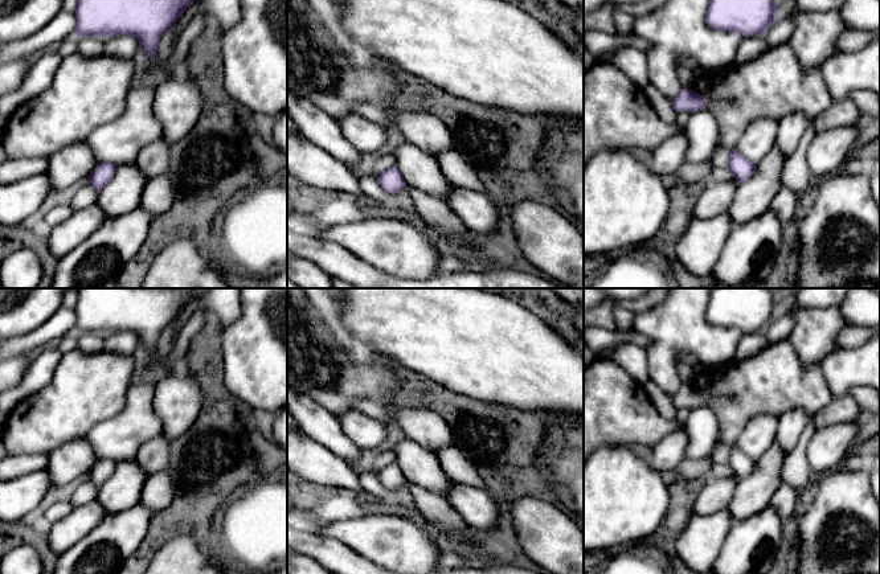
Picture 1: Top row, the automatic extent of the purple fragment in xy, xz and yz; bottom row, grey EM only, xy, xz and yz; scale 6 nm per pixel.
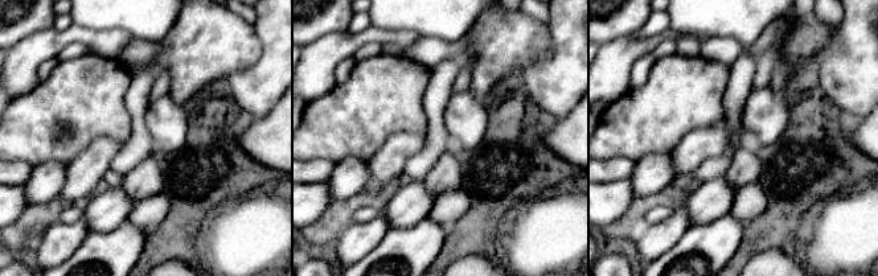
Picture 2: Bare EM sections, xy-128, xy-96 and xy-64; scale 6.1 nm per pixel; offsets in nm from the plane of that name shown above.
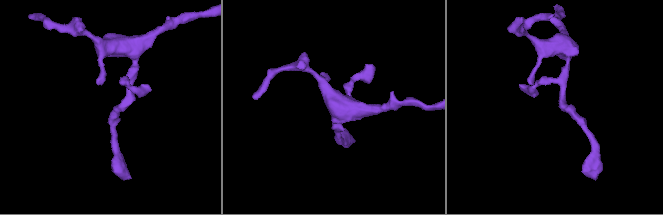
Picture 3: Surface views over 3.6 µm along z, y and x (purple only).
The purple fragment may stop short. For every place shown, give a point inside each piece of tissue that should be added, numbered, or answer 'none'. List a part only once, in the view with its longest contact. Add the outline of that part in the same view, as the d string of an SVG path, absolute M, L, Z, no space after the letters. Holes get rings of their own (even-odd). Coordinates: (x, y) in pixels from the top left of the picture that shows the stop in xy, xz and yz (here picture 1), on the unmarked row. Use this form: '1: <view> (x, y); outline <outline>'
none

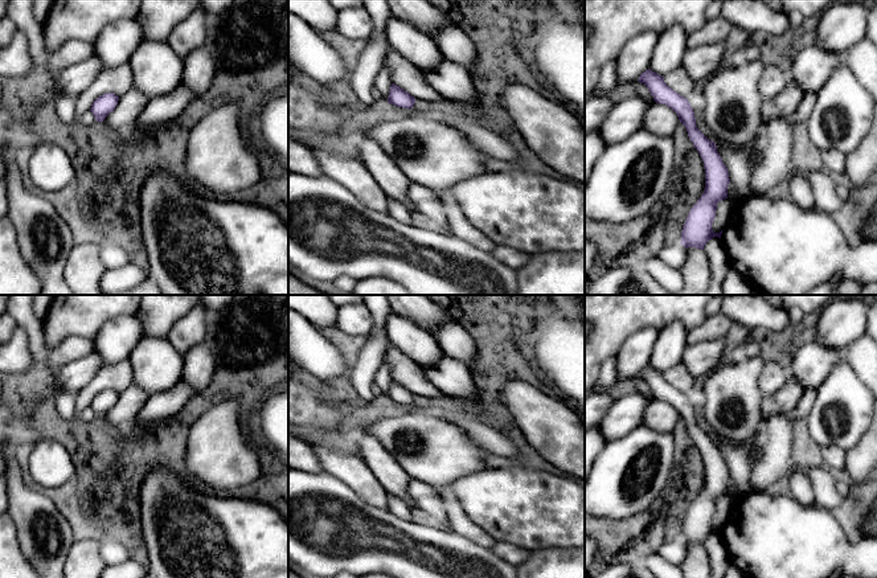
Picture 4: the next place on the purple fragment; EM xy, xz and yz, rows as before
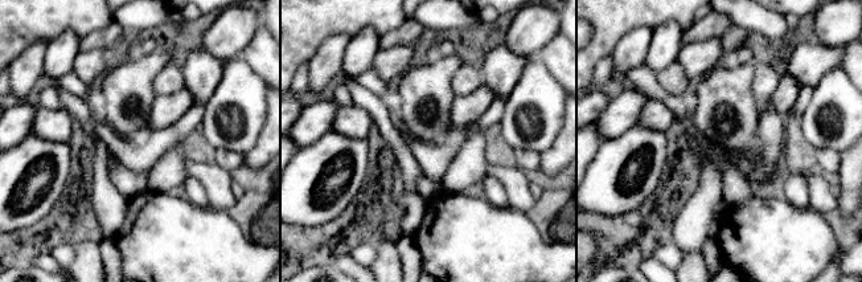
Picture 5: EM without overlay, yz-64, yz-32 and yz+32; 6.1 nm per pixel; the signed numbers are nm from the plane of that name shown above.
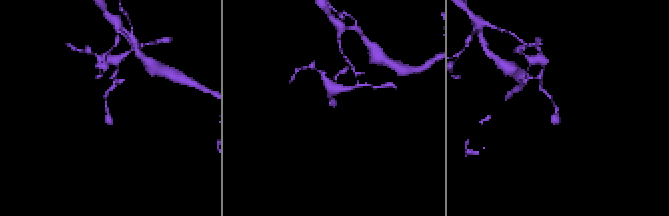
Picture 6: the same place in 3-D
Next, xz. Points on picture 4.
none

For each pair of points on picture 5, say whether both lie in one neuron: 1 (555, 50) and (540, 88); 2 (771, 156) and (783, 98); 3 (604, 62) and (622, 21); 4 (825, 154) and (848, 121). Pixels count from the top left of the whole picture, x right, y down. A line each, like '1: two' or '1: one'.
1: two
2: two
3: two
4: two

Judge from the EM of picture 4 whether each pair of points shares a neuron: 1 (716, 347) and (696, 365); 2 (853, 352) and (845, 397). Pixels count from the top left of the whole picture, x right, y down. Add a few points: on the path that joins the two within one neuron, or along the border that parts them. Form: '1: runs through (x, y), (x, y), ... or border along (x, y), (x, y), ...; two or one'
1: runs through (710, 352), (701, 360); one
2: border along (845, 359), (863, 382); two

